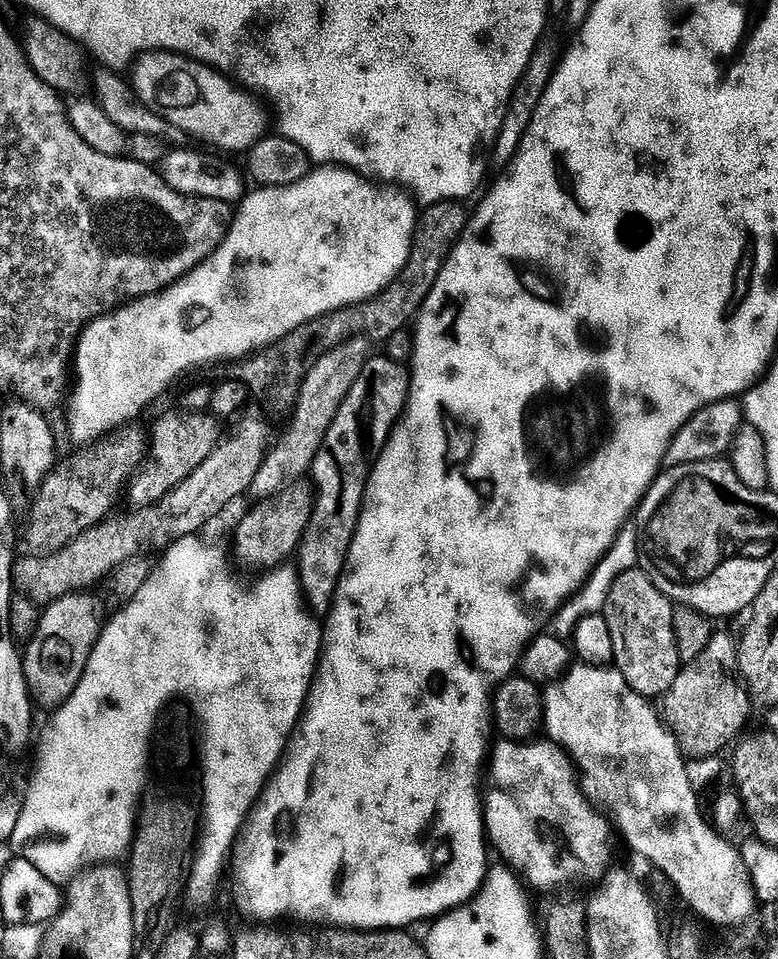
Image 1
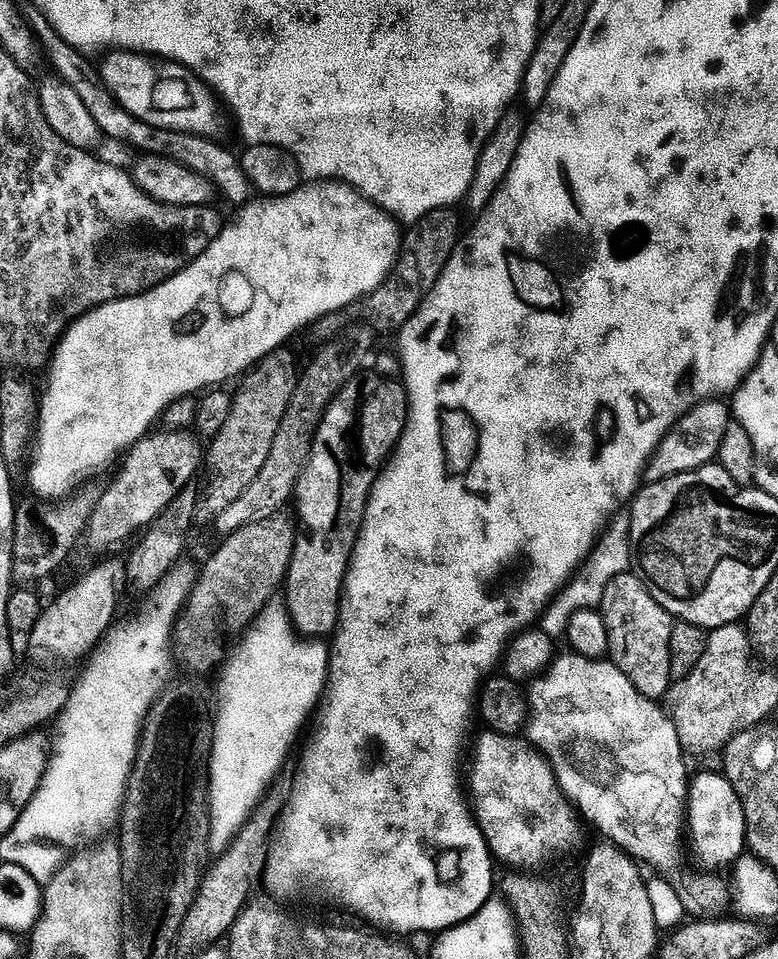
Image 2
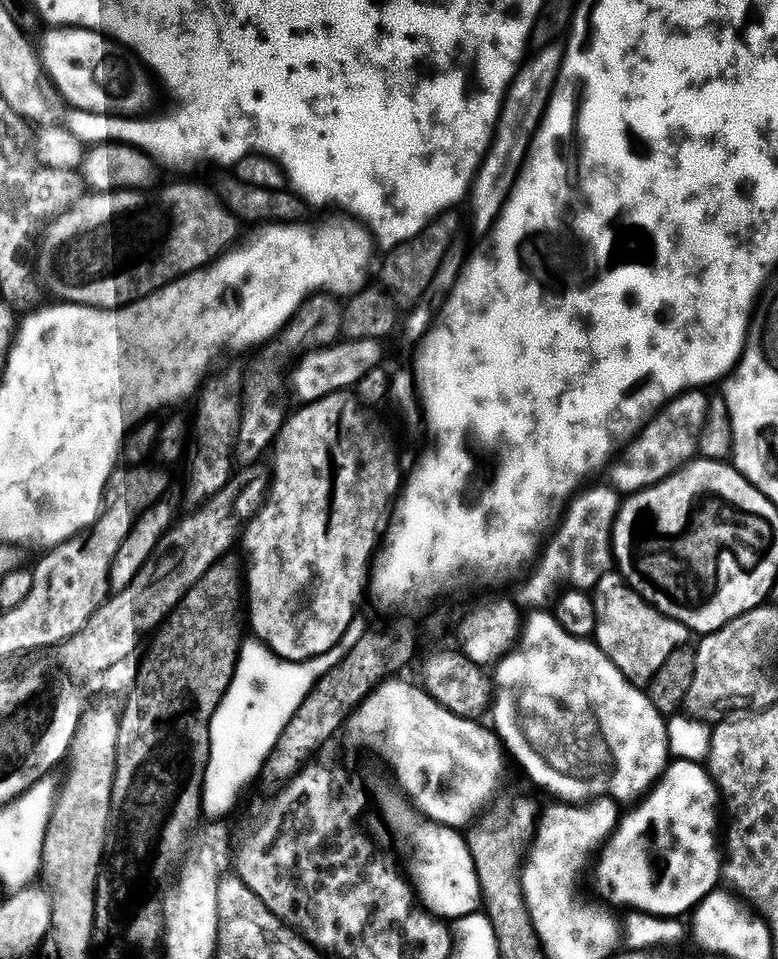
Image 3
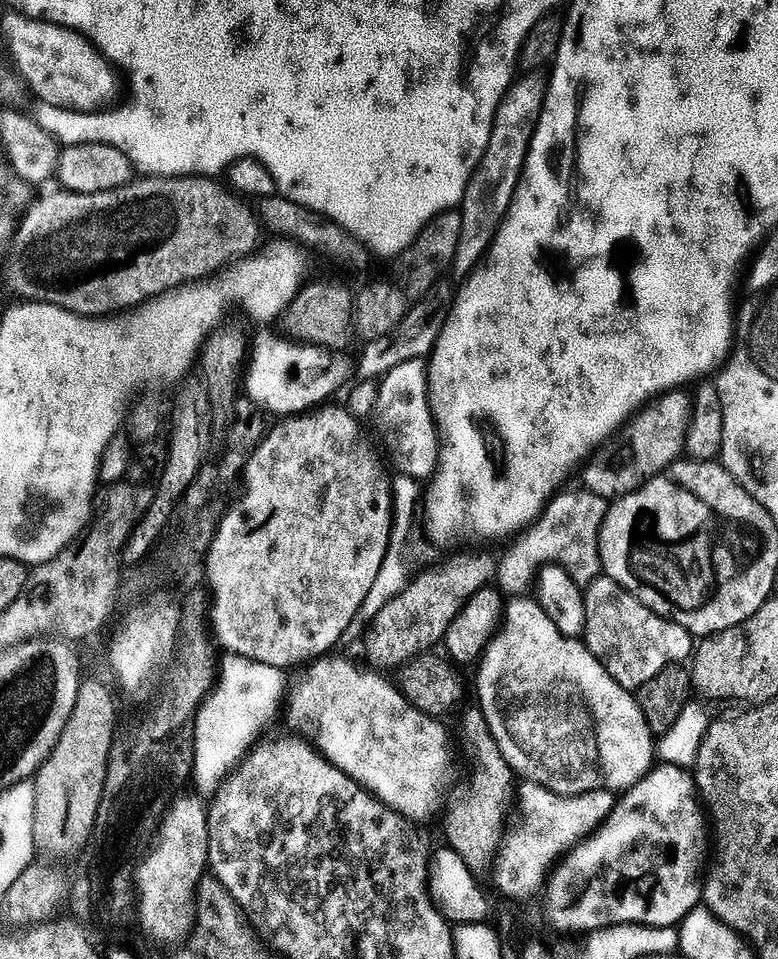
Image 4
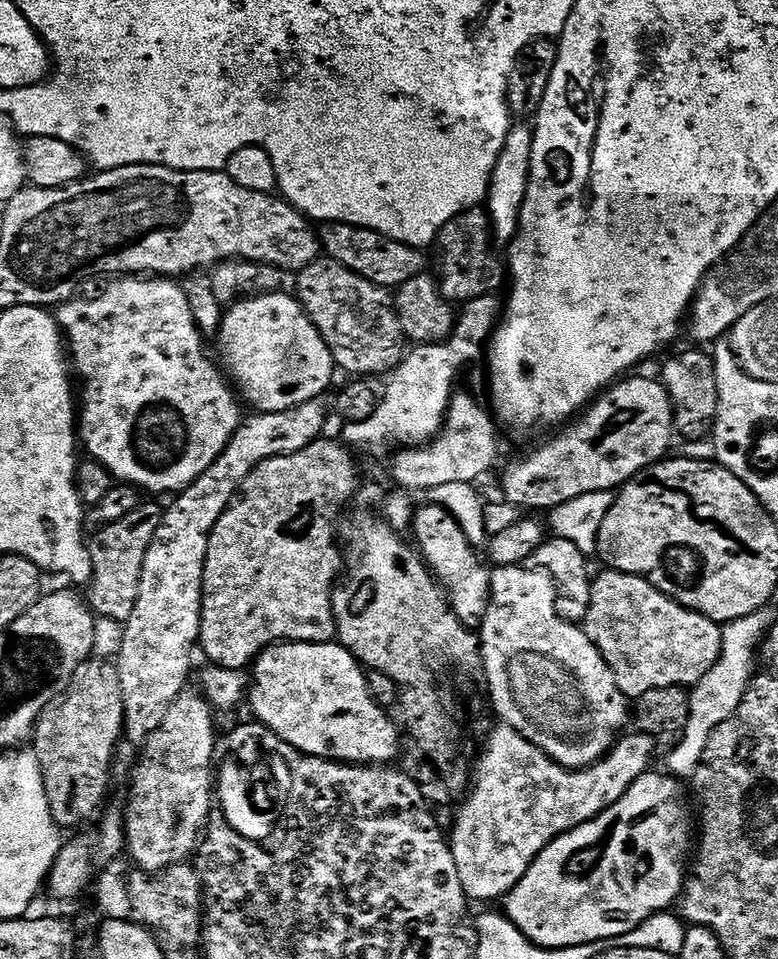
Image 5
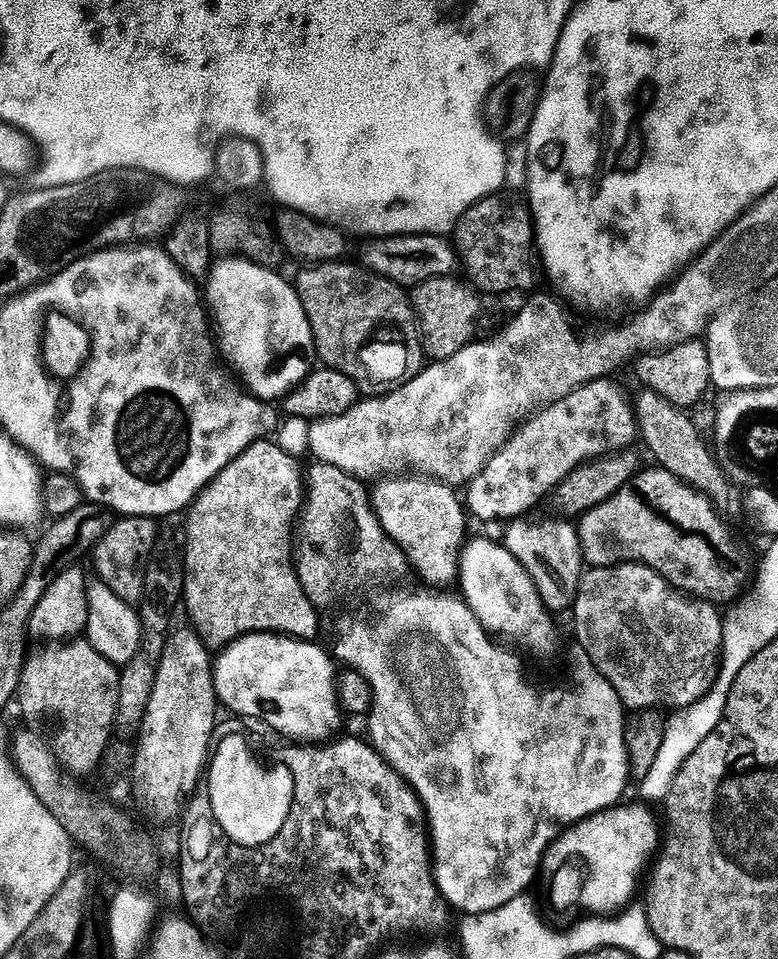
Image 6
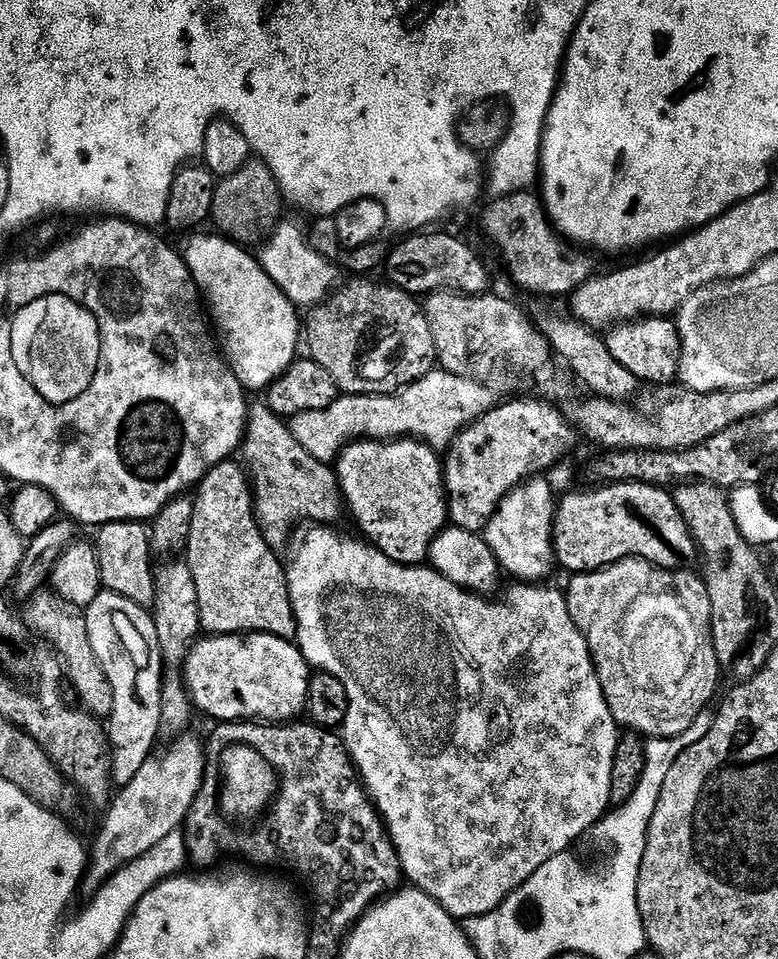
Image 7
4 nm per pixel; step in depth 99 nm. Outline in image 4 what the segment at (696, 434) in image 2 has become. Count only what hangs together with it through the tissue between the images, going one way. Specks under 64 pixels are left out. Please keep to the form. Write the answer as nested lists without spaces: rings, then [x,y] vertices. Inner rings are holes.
[[[673,390],[665,392],[645,404],[632,418],[612,437],[606,444],[600,445],[592,453],[590,459],[583,465],[584,472],[583,487],[602,499],[615,502],[622,496],[629,496],[636,492],[648,480],[654,479],[660,472],[666,471],[675,462],[685,455],[686,445],[689,443],[688,427],[692,425],[692,409],[694,400],[684,390]]]

